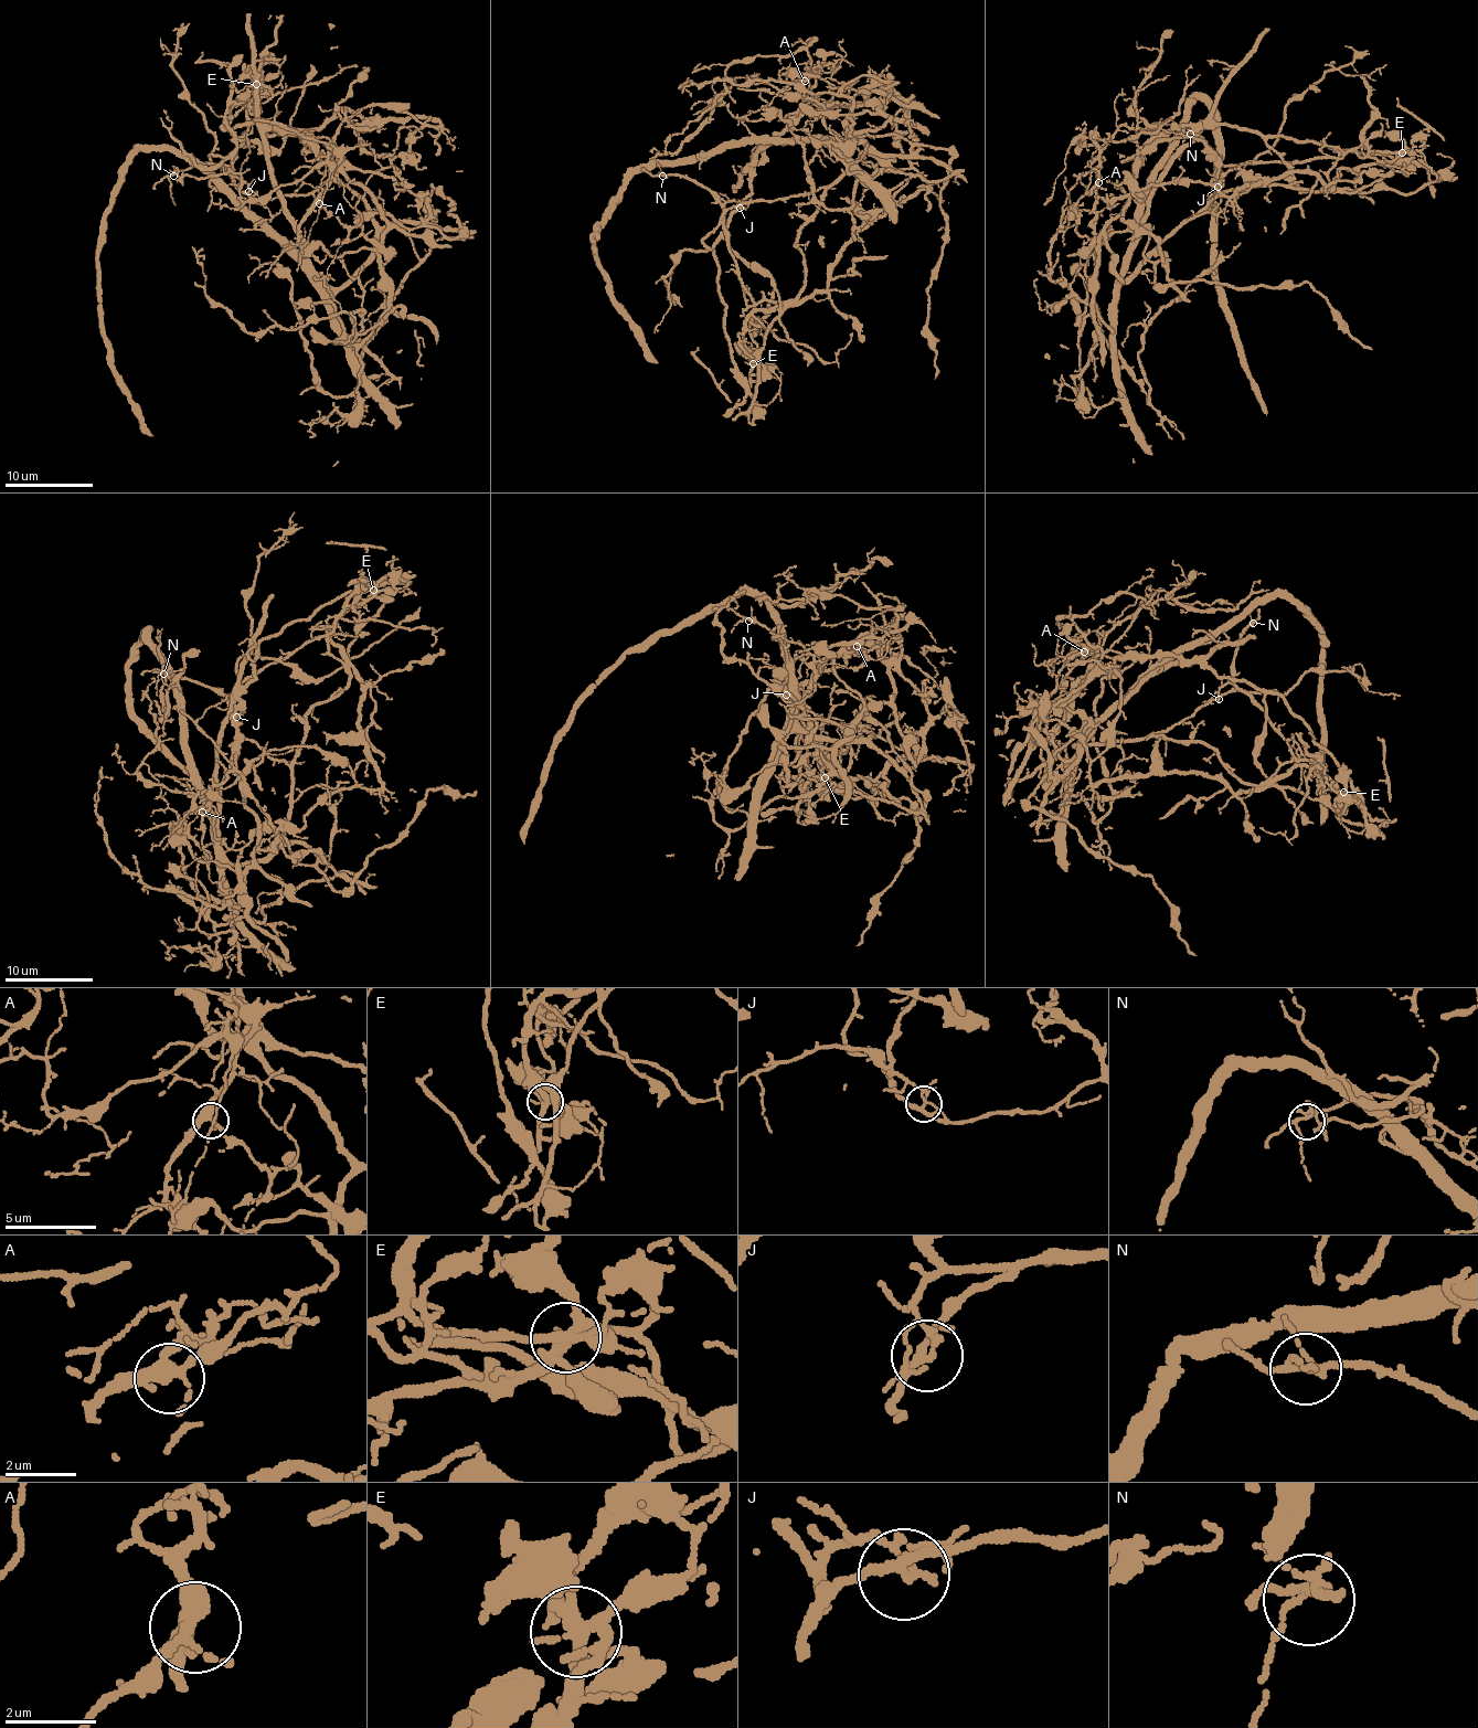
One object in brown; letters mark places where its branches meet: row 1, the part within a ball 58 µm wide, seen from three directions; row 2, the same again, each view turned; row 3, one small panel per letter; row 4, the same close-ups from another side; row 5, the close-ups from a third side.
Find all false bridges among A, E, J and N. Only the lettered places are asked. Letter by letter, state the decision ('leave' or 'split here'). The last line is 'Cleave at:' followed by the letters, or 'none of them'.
A: leave
E: split here
J: split here
N: leave
Cleave at: E, J

